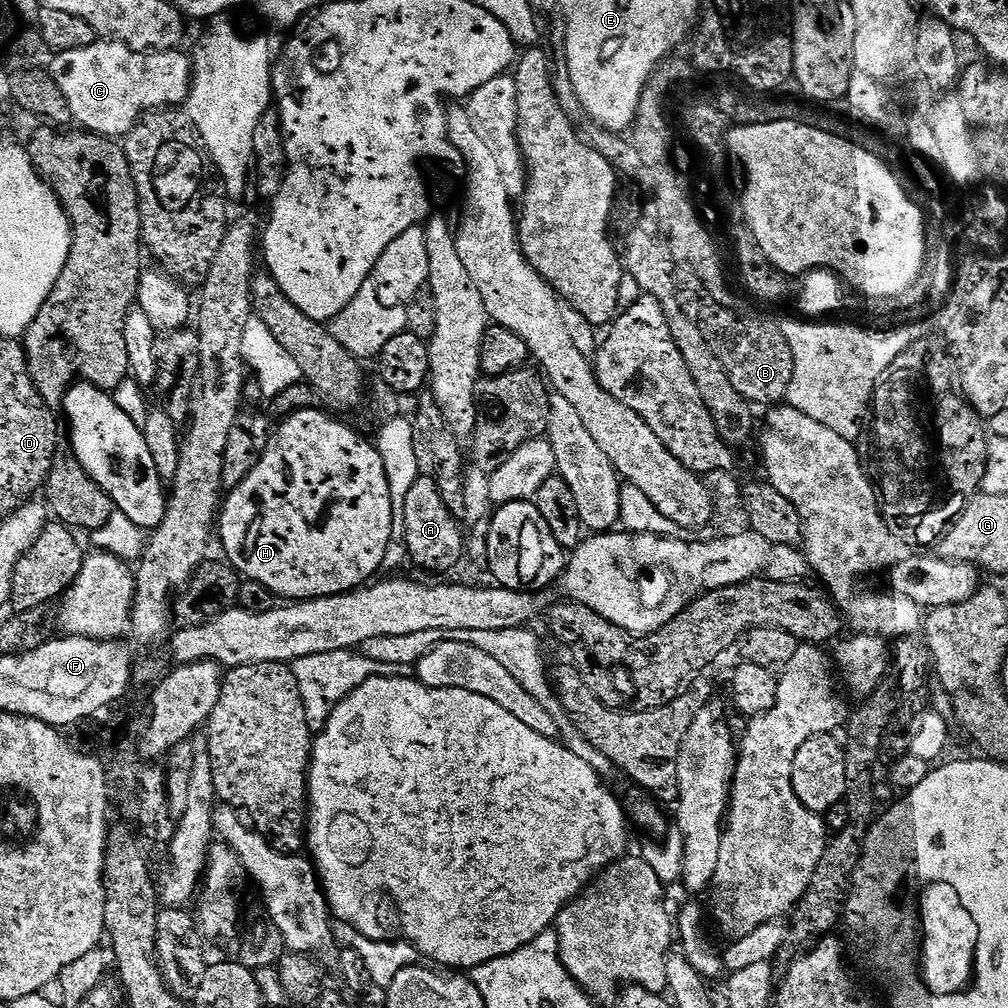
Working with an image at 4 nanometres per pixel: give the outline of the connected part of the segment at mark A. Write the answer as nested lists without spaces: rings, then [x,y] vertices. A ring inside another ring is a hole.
[[[421,475],[406,494],[402,522],[404,546],[418,567],[434,574],[442,574],[459,564],[464,552],[464,540],[459,528],[461,525],[446,508],[436,483],[430,477]]]

